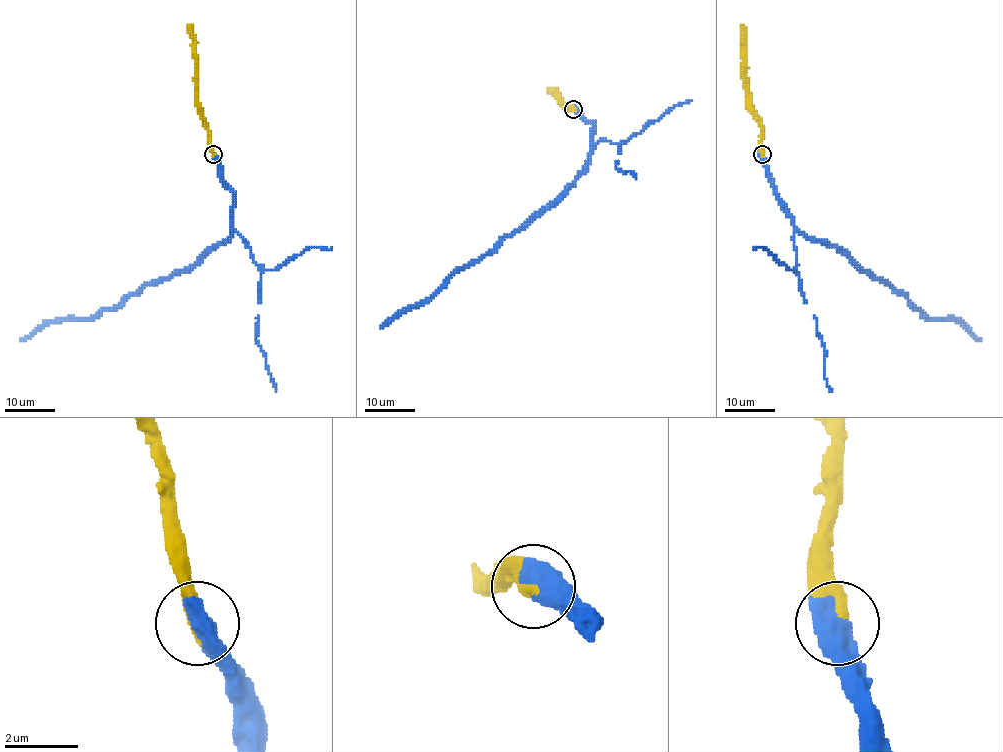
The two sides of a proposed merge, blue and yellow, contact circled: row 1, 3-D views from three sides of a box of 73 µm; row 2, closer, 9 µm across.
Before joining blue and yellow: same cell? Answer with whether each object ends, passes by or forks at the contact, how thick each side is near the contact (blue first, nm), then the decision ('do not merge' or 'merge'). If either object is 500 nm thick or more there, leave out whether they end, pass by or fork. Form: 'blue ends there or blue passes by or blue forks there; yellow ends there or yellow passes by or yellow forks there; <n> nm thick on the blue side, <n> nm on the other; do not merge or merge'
750 nm thick on the blue side, 360 nm on the other; merge

